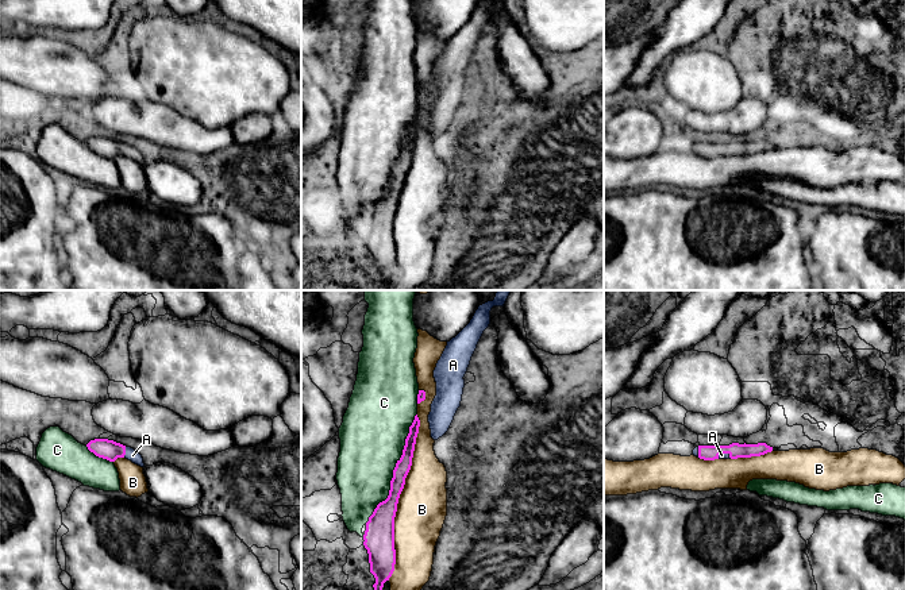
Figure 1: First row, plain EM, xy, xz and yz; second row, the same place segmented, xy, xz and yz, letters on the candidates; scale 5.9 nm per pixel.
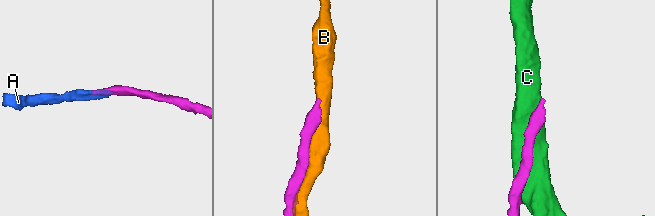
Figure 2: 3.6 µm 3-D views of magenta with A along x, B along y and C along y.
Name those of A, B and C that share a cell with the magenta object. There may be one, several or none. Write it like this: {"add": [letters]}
{"add": ["A"]}

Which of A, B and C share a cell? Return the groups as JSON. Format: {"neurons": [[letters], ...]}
{"neurons": [["A"], ["B"], ["C"]]}

